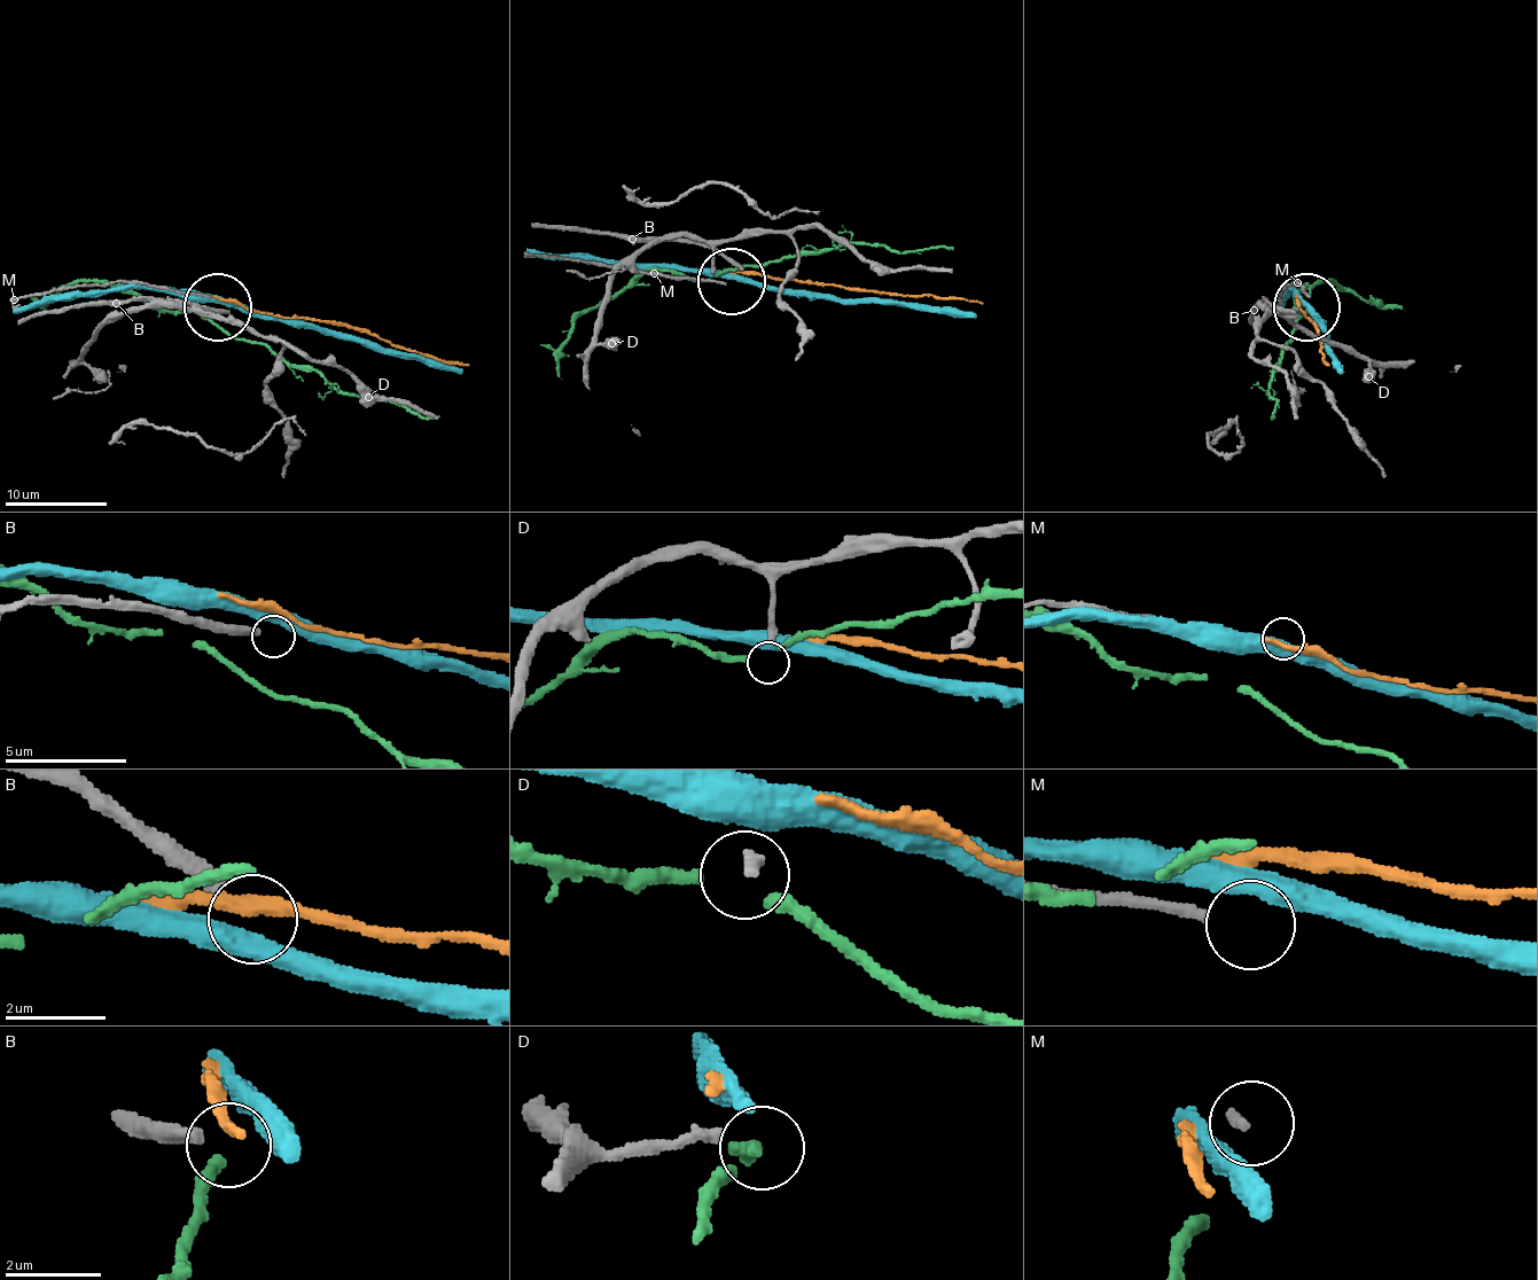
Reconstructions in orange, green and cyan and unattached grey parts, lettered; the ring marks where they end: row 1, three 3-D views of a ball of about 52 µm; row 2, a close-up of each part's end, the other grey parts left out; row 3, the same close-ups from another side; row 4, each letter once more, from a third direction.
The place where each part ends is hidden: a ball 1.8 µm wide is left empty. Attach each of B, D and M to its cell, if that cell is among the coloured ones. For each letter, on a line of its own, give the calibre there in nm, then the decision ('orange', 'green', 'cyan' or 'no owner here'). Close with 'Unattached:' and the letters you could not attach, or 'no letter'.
B: calibre 340 nm; no owner here
D: calibre 260 nm; no owner here
M: calibre 200 nm; no owner here
Unattached: B, D, M

